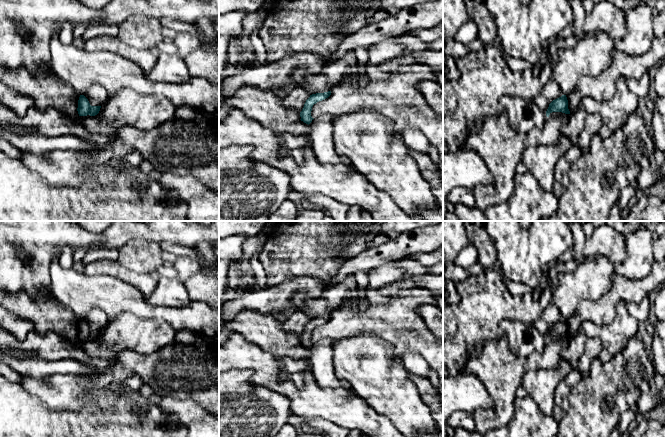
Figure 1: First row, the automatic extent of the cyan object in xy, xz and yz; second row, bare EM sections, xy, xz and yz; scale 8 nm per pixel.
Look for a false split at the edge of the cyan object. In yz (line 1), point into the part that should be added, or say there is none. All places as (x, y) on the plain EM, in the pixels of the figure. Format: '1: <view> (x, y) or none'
1: none

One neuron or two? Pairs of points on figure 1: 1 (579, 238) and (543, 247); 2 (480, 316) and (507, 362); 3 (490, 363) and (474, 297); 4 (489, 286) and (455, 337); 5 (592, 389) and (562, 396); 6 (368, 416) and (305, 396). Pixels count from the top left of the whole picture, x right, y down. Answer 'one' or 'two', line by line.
1: two
2: two
3: two
4: one
5: two
6: one

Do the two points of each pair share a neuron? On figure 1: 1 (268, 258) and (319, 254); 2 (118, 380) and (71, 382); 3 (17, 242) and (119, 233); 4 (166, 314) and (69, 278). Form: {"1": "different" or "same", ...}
{"1": "same", "2": "same", "3": "different", "4": "same"}

